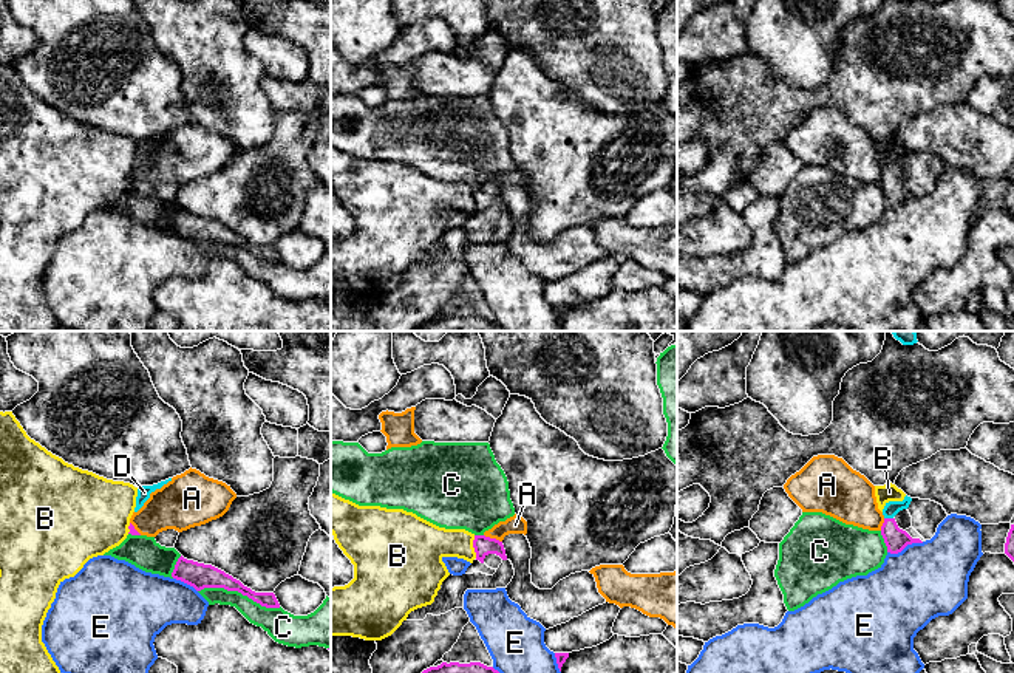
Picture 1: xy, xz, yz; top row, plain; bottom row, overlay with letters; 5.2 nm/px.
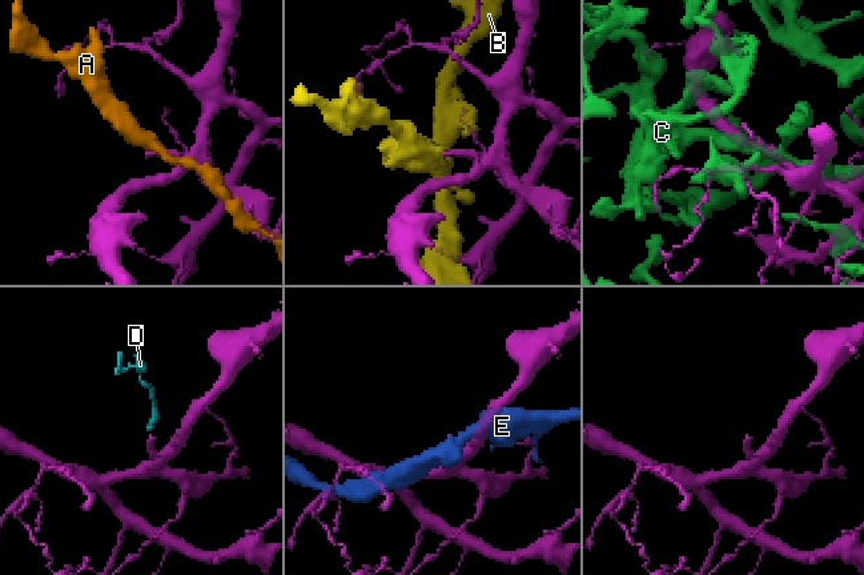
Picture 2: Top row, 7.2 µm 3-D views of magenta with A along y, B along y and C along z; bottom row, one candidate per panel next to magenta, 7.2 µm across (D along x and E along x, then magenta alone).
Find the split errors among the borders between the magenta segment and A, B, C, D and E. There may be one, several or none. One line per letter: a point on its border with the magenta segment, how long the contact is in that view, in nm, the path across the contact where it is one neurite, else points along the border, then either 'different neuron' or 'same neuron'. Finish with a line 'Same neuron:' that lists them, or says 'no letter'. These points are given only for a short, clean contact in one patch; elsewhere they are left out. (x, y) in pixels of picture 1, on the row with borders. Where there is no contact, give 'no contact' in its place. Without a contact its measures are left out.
A: meets magenta in xz at (493, 539); contact 100 nm long; different neuron
B: meets magenta in xz at (473, 546); contact 120 nm long; different neuron
C: meets magenta in xy at (240, 591); contact 440 nm long; different neuron
D: meets magenta in yz at (889, 519); contact 50 nm long; runs through yz (895, 539), (889, 529), (889, 519), (892, 508); same neuron
E: meets magenta in yz at (905, 546); contact 200 nm long; different neuron
Same neuron: D

